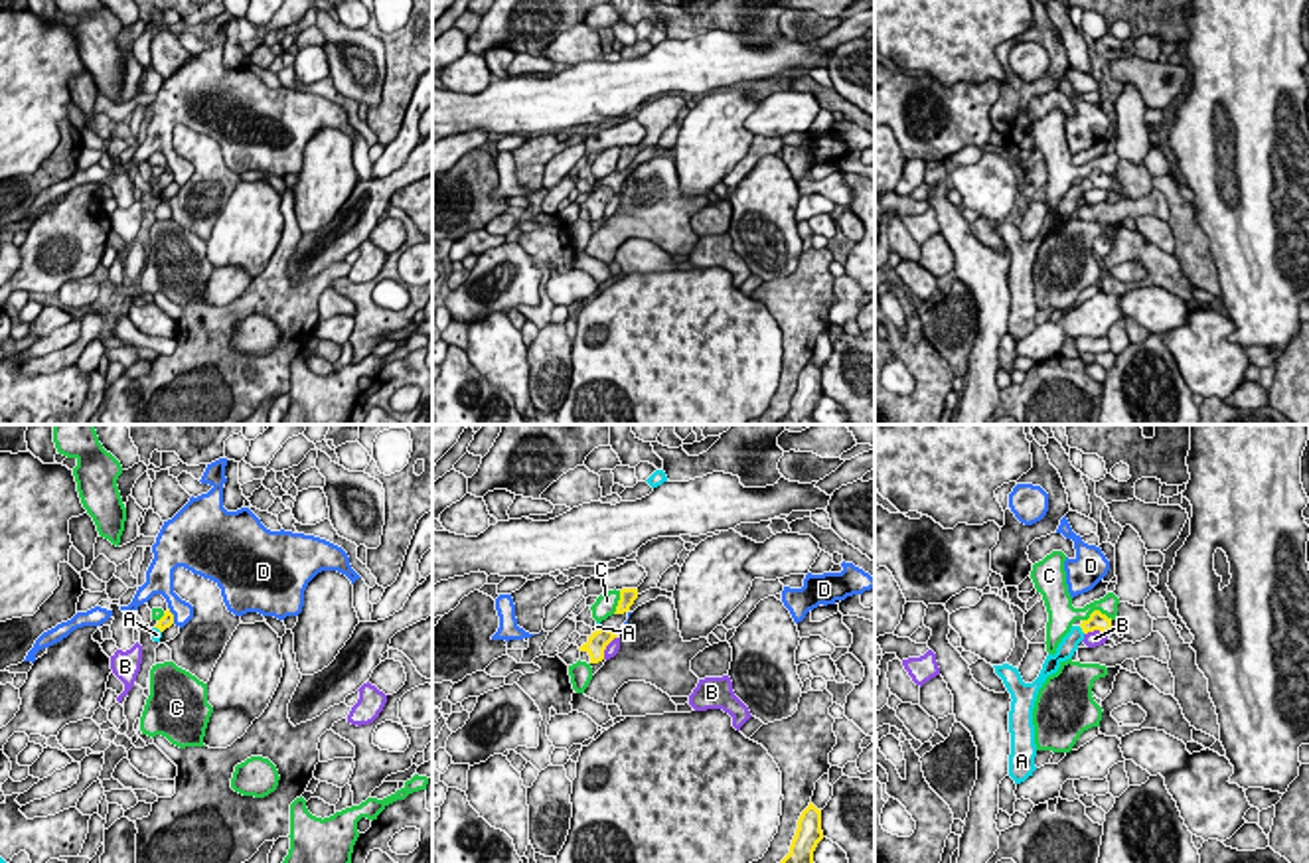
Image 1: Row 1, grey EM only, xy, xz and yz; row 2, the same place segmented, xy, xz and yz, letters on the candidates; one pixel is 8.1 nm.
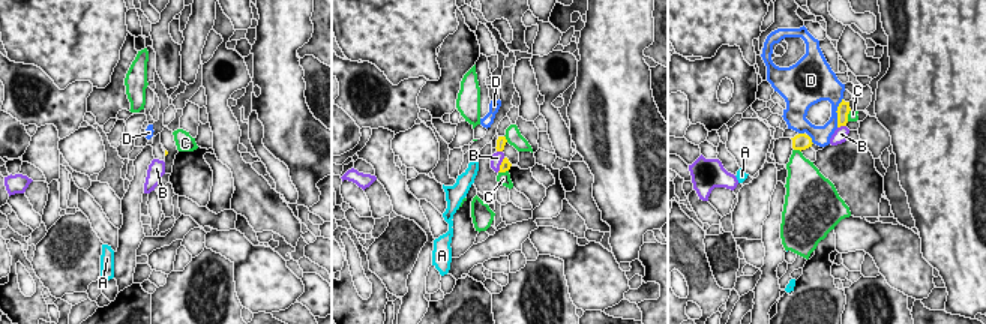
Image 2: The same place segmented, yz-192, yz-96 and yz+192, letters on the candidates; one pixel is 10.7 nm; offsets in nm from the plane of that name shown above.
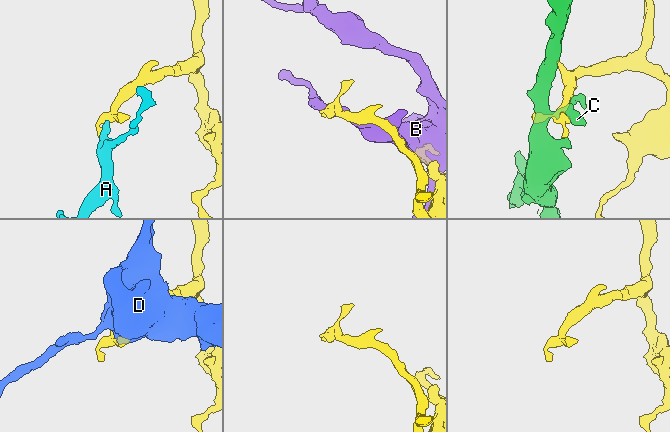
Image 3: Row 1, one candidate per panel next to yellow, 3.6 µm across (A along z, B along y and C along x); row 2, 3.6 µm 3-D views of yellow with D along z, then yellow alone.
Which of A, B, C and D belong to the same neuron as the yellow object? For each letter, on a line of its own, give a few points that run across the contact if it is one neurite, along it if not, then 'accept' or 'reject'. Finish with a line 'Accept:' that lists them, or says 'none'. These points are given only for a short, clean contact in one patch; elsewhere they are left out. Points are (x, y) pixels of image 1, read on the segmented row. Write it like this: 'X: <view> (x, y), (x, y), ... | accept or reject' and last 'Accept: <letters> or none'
A: yz (1096, 621), (1082, 630), (1069, 644) | accept
B: reject
C: reject
D: reject
Accept: A

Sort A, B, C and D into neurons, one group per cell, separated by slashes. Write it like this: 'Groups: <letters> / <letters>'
Groups: A / B / C / D

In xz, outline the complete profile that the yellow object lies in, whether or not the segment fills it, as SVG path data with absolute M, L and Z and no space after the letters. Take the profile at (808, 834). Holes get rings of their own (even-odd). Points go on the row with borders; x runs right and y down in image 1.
M809 802L798 820L790 853L780 863L813 863L813 851L821 839L821 810Z

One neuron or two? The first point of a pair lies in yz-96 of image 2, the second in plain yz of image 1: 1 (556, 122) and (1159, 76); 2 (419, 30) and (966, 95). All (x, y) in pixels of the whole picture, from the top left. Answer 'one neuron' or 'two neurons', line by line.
1: one neuron
2: two neurons

